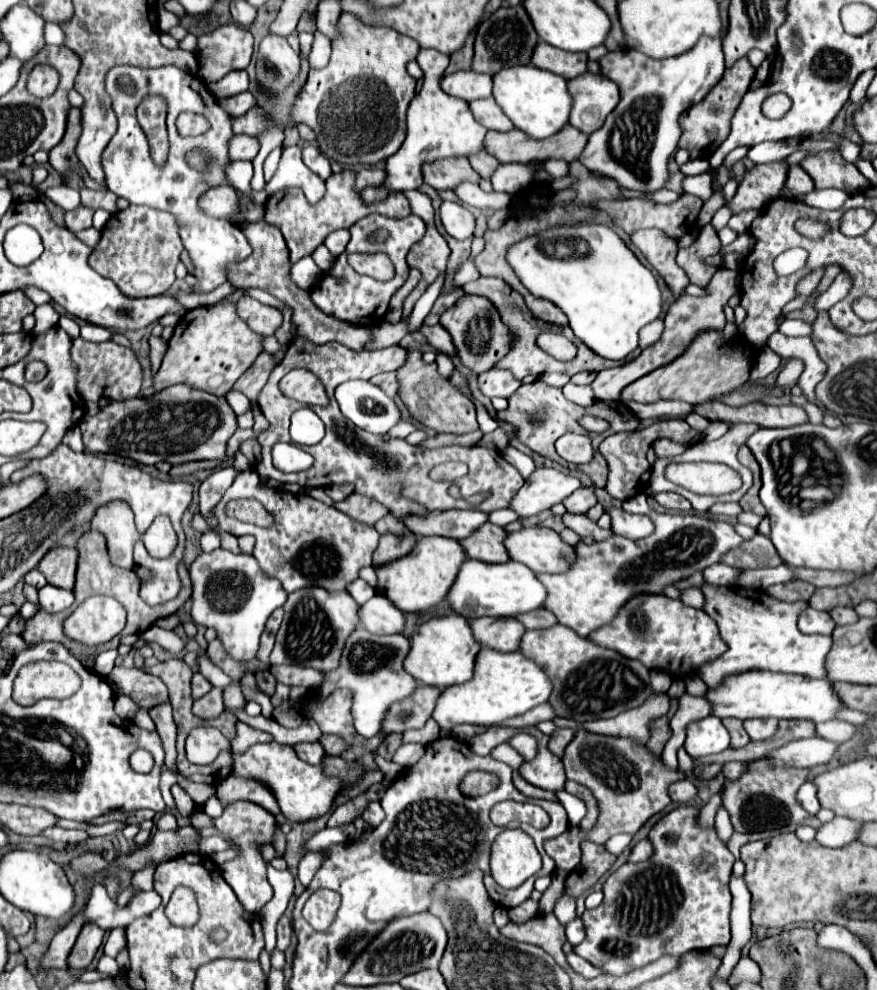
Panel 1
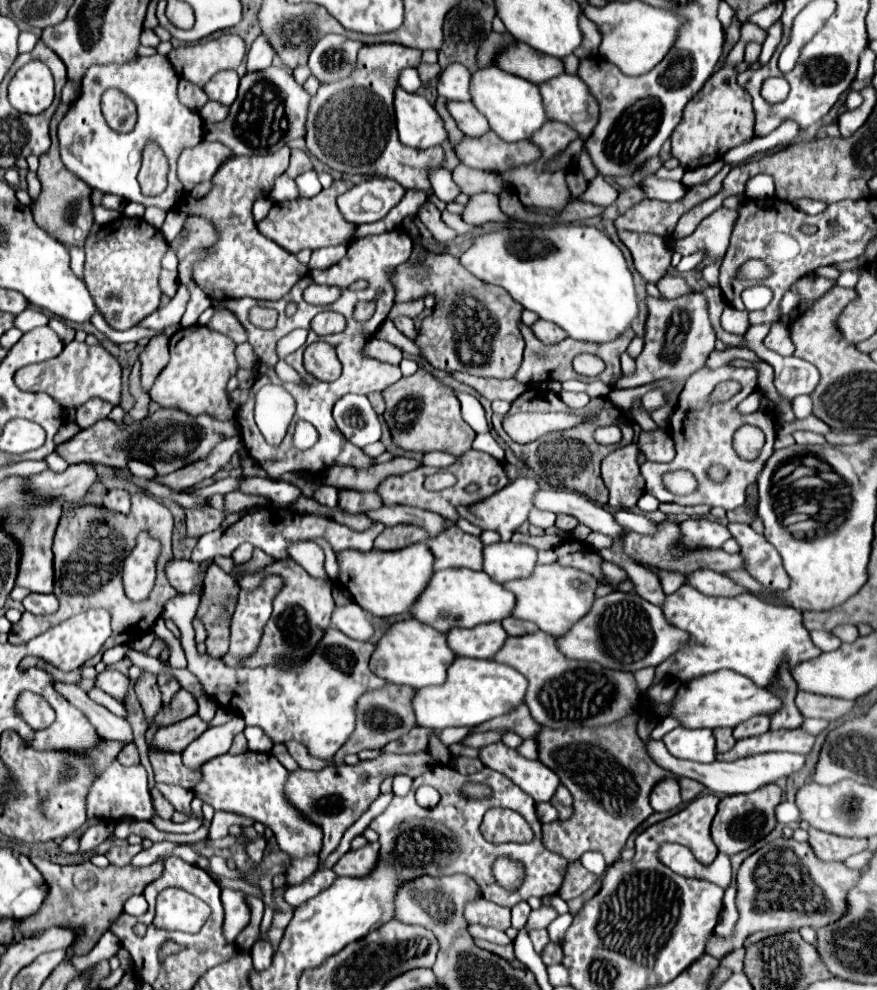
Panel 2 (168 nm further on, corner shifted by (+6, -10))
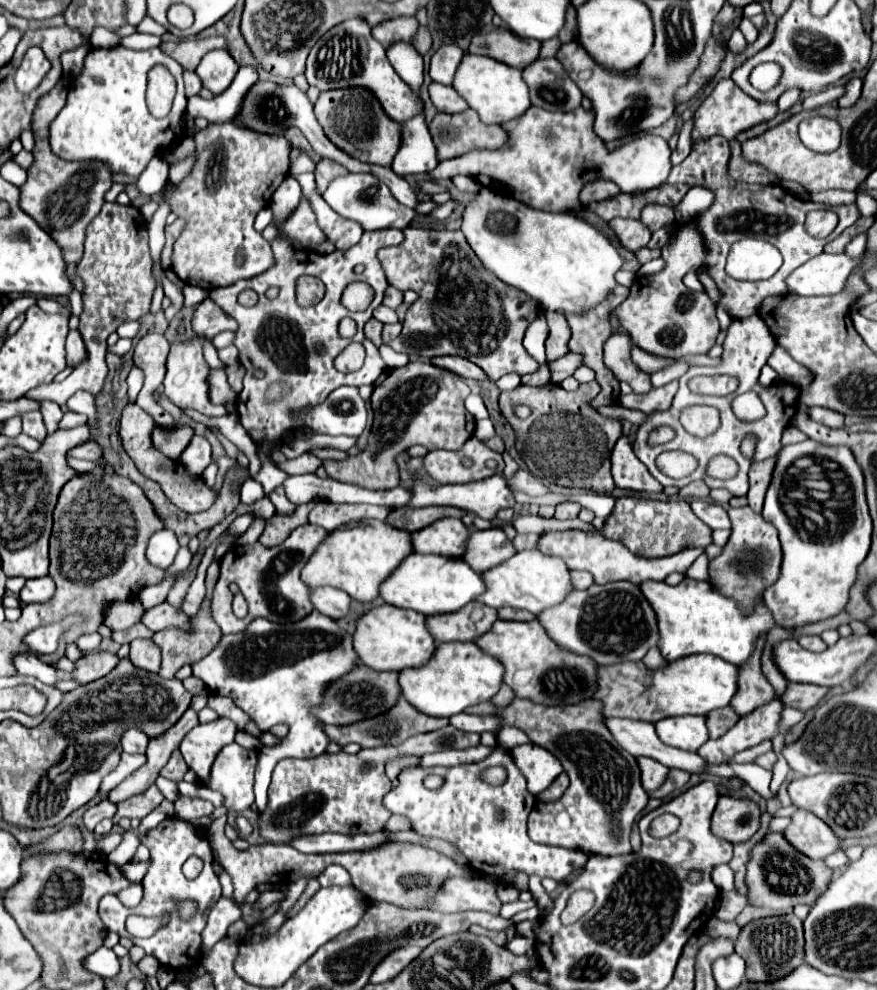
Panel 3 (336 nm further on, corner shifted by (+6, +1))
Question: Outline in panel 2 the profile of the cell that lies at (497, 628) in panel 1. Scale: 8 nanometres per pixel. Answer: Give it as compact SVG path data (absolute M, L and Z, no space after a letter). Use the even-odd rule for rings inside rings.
M500 622L480 624L476 628L452 628L448 632L448 646L456 656L468 658L494 658L504 646L508 634Z

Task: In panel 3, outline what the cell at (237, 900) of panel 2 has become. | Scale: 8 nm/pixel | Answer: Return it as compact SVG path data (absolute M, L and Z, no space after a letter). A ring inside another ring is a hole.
M218 899L216 905L208 913L208 923L202 933L202 955L208 955L210 949L216 945L216 941L226 937L228 927L238 921L242 915L240 907L234 903L234 899Z

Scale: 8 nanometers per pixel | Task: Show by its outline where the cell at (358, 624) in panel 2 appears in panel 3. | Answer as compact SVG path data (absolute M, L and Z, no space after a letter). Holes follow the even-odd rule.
M320 587L320 589L312 589L310 591L312 597L312 605L316 611L324 613L326 617L332 619L342 619L348 615L348 607L350 607L350 597L348 593L340 591L340 589L332 589L332 587Z

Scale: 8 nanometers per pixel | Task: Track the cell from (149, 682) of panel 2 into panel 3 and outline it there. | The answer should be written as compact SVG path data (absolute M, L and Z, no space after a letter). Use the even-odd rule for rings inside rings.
M134 639L130 643L130 659L136 667L158 673L160 669L160 649L150 639Z

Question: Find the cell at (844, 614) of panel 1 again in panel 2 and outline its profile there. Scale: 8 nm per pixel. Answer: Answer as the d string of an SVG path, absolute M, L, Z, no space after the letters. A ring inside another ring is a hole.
M844 624L844 626L836 626L832 630L842 642L854 642L858 638L858 628L852 626L852 624Z

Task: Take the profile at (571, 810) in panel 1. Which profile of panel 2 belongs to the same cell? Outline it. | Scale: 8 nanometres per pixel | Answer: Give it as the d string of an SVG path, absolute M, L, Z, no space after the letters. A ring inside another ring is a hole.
M540 803L536 805L539 819L542 823L550 823L558 820L558 811L549 803Z

